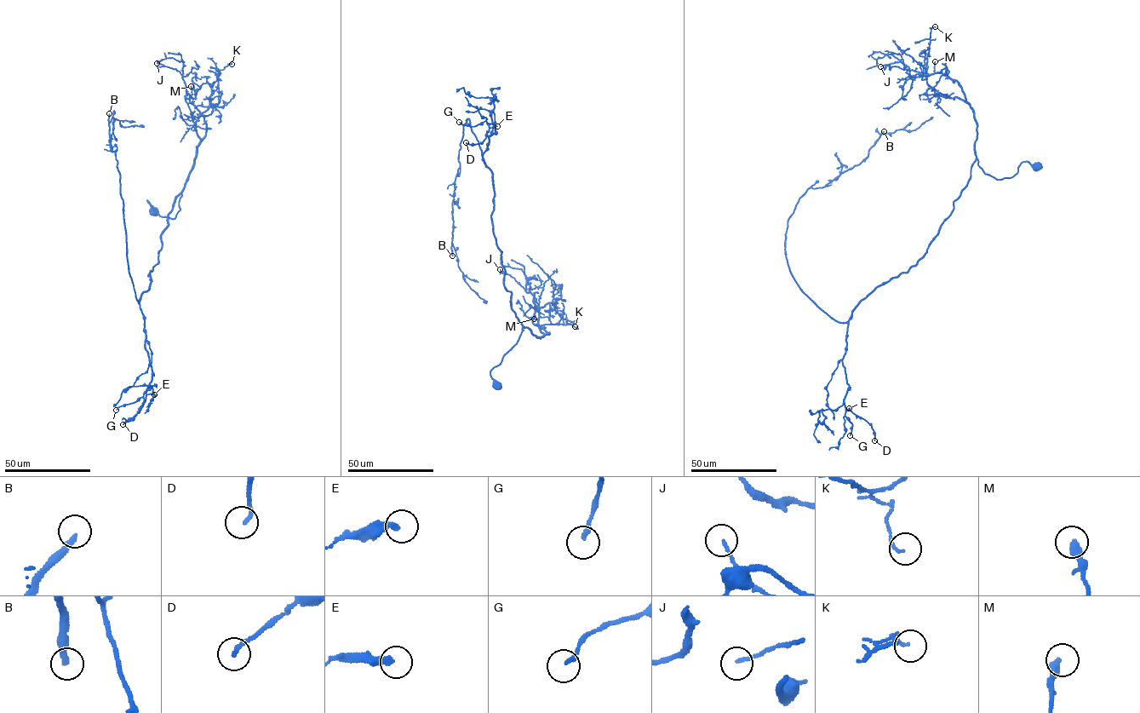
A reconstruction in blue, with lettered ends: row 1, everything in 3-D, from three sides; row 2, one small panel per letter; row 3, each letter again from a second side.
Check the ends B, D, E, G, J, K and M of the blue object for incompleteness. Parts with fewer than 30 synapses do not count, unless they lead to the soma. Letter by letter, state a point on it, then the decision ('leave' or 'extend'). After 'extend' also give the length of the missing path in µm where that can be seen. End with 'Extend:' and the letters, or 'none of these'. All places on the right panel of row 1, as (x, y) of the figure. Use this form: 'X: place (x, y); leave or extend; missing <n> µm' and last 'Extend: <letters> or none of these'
B: place (884, 131); extend; missing 130 µm
D: place (874, 440); extend; missing 60 µm
E: place (849, 408); leave
G: place (850, 435); leave
J: place (880, 66); leave
K: place (935, 26); leave
M: place (935, 61); leave
Extend: B, D

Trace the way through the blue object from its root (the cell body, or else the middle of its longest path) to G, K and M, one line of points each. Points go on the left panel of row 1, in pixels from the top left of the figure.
G: (153, 213), (147, 200), (174, 218), (181, 193), (139, 301), (151, 379), (142, 396), (116, 410)
K: (153, 213), (147, 200), (163, 216), (174, 219), (180, 209), (200, 140), (195, 122), (220, 71), (232, 64)
M: (153, 213), (147, 200), (159, 215), (174, 218), (197, 146), (205, 133), (204, 118), (190, 101), (191, 86)

